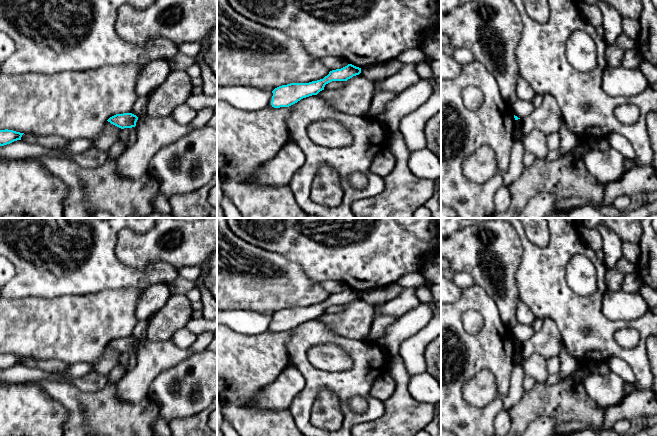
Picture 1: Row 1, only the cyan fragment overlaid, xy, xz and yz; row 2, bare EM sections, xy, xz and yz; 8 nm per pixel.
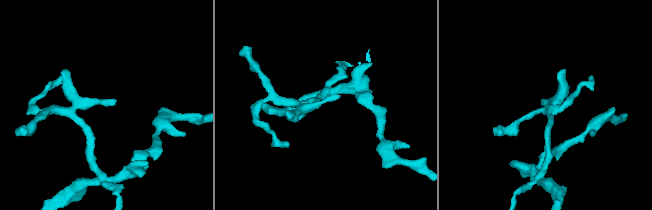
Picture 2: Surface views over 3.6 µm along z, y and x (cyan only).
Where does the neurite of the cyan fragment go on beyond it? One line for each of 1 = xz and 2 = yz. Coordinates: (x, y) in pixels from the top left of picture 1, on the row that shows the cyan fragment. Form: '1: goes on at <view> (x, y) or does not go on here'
1: does not go on here
2: does not go on here

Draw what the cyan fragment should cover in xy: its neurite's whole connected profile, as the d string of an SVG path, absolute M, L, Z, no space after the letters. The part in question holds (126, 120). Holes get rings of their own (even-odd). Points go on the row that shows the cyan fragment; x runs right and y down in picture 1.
M123 113L116 114L110 117L107 121L121 129L124 129L135 127L137 120L138 117L136 115L132 113Z

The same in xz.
M352 64L332 70L323 79L312 81L309 83L290 83L275 88L272 93L271 105L274 108L289 107L303 98L317 95L324 90L326 84L332 81L347 81L353 76L359 75L361 68Z

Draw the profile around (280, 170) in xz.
M288 142L272 159L255 171L251 180L261 185L290 185L295 173L304 163L303 151L296 144Z

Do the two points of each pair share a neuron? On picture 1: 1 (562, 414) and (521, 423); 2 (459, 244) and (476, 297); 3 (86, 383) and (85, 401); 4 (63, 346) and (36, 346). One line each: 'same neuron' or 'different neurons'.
1: same neuron
2: different neurons
3: different neurons
4: same neuron

